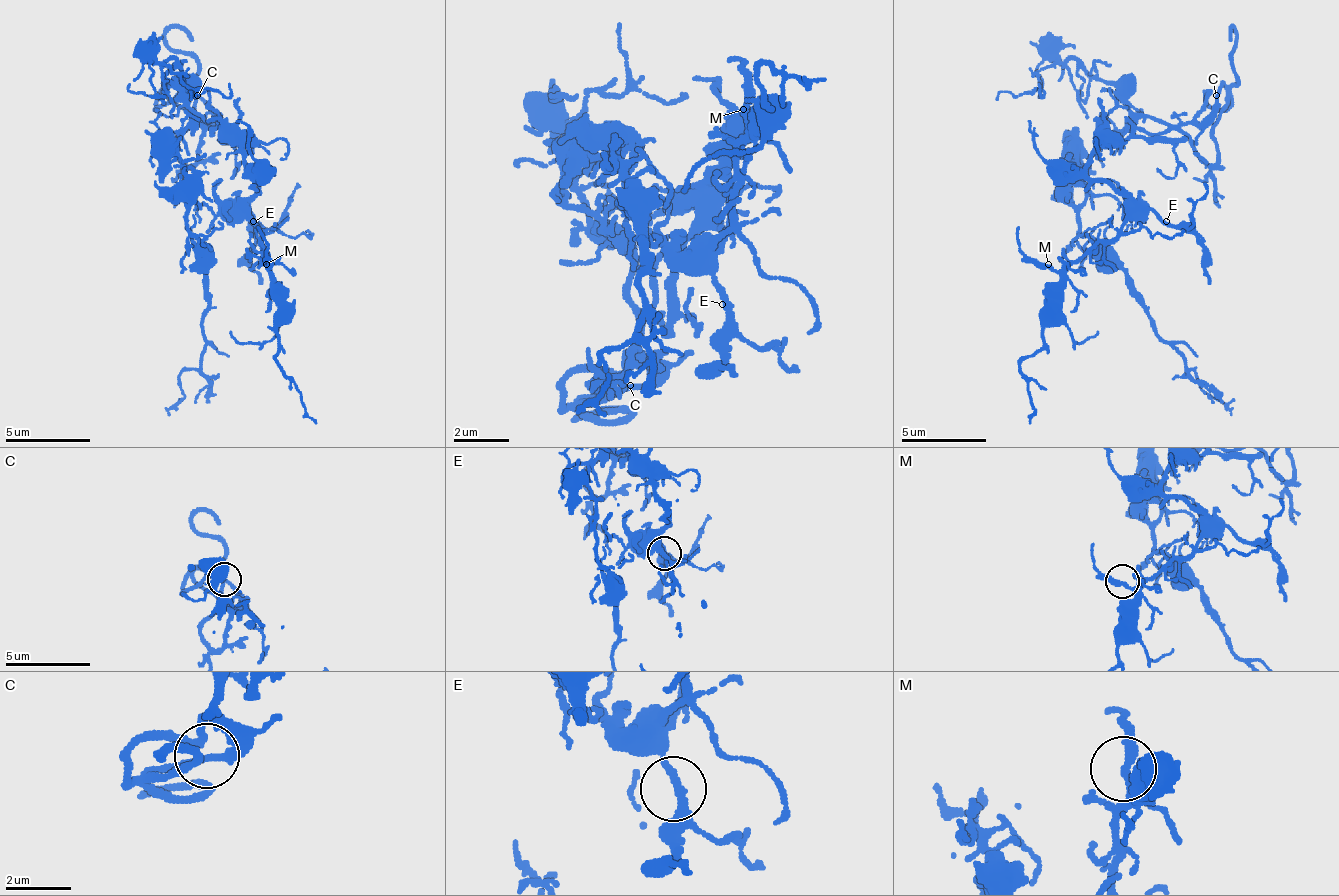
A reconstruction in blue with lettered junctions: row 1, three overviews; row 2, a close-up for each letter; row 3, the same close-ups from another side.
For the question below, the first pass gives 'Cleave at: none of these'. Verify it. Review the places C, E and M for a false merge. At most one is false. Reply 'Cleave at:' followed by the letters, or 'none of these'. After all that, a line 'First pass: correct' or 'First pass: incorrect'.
Cleave at: none of these
First pass: correct

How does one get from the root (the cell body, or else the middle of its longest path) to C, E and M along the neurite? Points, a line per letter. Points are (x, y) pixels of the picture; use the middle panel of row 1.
C: (583, 164), (555, 192), (590, 213), (631, 262), (638, 338), (624, 359), (631, 387)
E: (583, 164), (610, 164), (624, 178), (624, 220), (652, 241), (673, 241), (715, 283), (722, 304)
M: (583, 164), (624, 178), (624, 220), (638, 234), (715, 241), (736, 220), (743, 109)

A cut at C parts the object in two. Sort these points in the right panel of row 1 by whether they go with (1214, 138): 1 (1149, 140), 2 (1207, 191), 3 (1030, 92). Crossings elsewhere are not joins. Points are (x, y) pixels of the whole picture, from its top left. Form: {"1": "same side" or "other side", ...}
{"1": "other side", "2": "other side", "3": "same side"}

